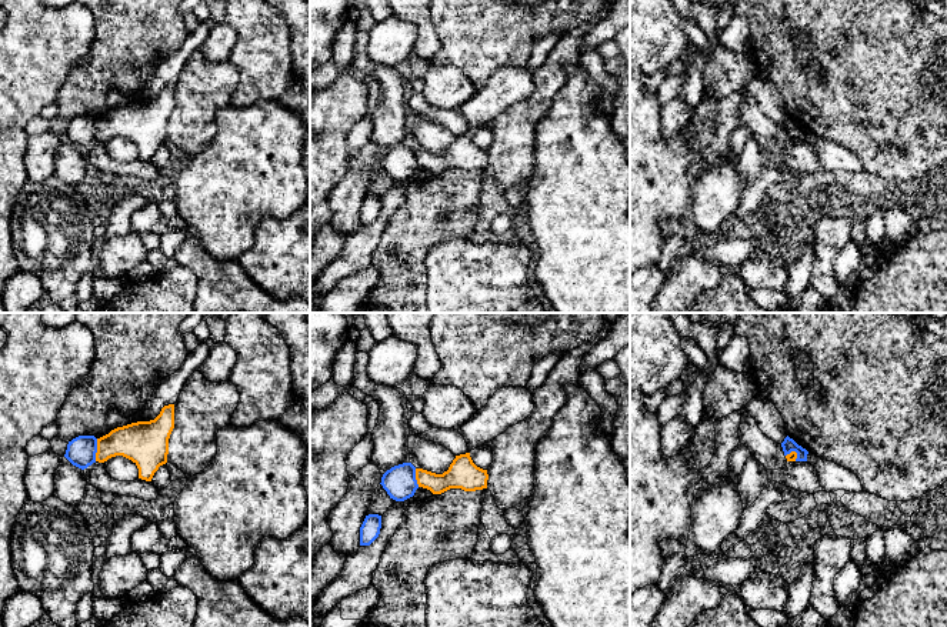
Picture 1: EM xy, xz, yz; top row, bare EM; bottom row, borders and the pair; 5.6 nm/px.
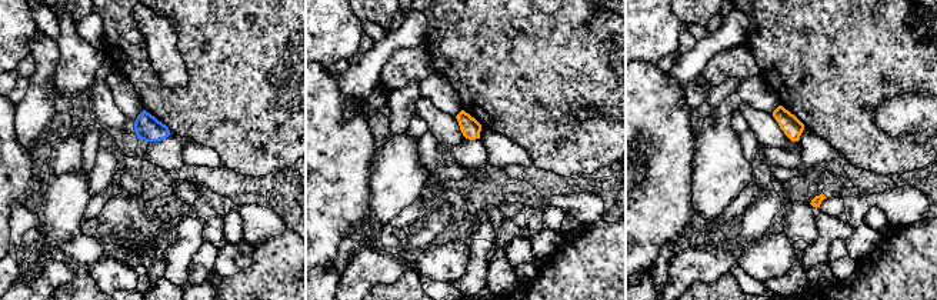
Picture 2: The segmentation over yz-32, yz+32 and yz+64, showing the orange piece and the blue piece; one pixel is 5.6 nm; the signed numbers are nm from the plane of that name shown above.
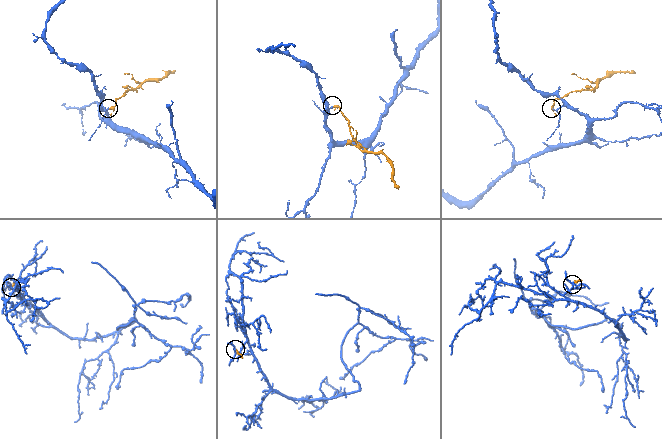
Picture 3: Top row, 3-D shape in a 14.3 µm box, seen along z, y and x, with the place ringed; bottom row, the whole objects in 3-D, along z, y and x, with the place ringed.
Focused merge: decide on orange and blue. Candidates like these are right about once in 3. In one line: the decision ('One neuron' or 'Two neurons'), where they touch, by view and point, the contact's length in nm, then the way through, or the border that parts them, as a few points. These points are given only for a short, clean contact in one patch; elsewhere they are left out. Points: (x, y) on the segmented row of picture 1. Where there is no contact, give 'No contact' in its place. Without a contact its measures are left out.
Two neurons. Touches orange at xy (97, 450). Shared border 130 nm

